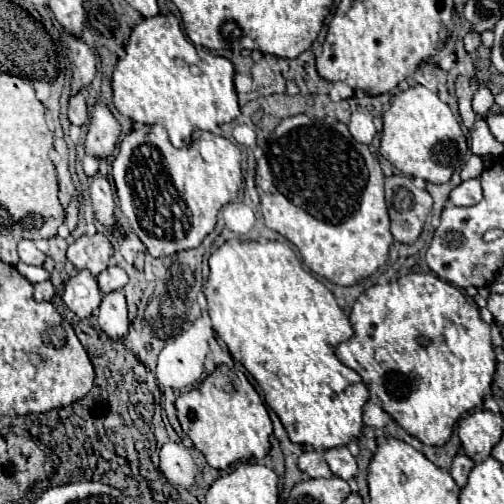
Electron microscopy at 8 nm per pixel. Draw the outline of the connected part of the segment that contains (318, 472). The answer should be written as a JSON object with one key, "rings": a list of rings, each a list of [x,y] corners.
{"rings":[[[316,450],[304,452],[300,456],[300,460],[298,460],[298,468],[304,474],[308,474],[310,478],[332,478],[334,476],[332,470],[330,470],[330,466],[326,464],[324,454],[322,452],[316,452]]]}

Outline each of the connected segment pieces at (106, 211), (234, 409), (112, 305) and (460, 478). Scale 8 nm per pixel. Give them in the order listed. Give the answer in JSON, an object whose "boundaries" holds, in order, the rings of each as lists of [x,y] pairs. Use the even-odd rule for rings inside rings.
{"boundaries":[[[[98,172],[92,176],[92,186],[90,186],[90,200],[94,204],[96,210],[96,218],[106,224],[108,228],[116,230],[118,228],[118,220],[114,216],[114,194],[110,188],[108,178]]],[[[226,364],[218,366],[200,388],[182,394],[176,400],[176,412],[184,434],[212,468],[226,470],[236,462],[260,460],[270,450],[272,422],[262,398],[244,374],[236,374]]],[[[114,290],[102,298],[98,324],[110,338],[122,338],[128,332],[128,310],[122,290]]],[[[458,454],[458,456],[454,458],[452,468],[450,468],[450,474],[452,474],[452,478],[456,480],[456,484],[458,484],[460,488],[466,484],[468,474],[470,474],[472,468],[474,468],[474,460],[470,460],[466,454]]]]}

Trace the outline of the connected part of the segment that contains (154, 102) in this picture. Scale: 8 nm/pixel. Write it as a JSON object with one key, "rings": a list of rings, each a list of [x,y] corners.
{"rings":[[[172,14],[146,18],[134,26],[126,56],[118,60],[112,74],[112,90],[122,116],[138,124],[164,126],[176,148],[188,146],[196,130],[216,130],[240,116],[232,62],[210,52],[200,56]]]}

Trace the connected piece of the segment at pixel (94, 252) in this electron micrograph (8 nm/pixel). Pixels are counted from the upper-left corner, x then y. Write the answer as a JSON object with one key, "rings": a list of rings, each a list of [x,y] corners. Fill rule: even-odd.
{"rings":[[[102,232],[94,236],[84,234],[72,246],[68,246],[66,256],[78,270],[88,268],[94,276],[98,276],[112,258],[112,244],[110,238]]]}

